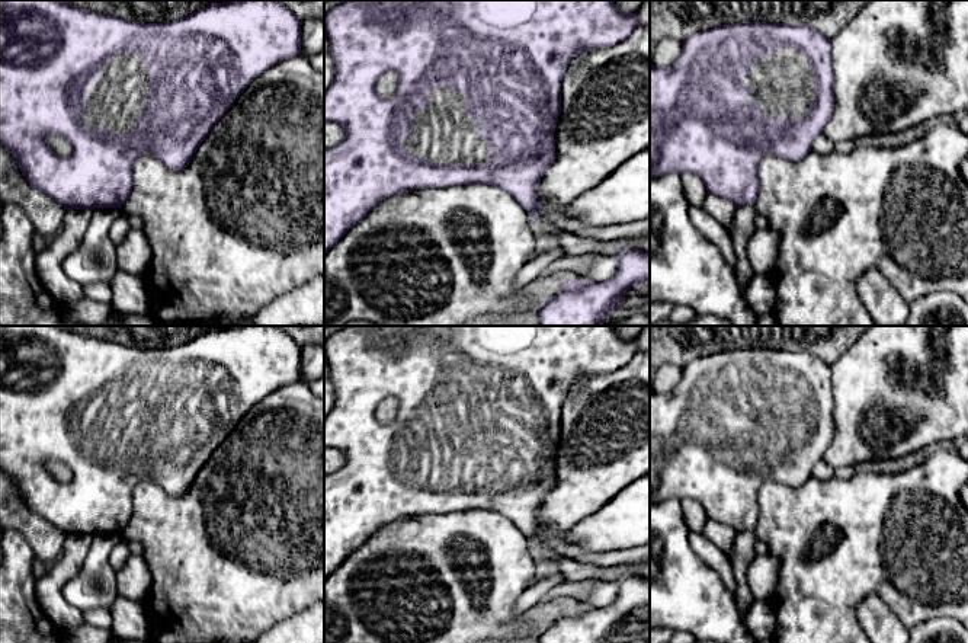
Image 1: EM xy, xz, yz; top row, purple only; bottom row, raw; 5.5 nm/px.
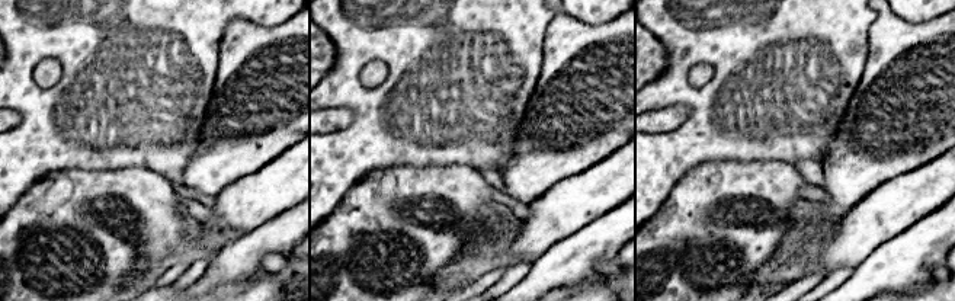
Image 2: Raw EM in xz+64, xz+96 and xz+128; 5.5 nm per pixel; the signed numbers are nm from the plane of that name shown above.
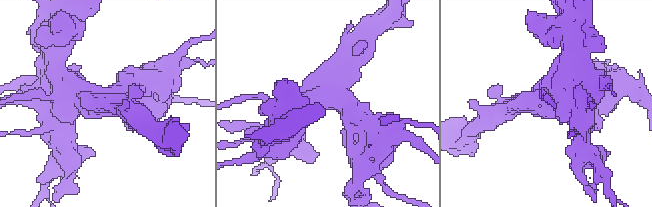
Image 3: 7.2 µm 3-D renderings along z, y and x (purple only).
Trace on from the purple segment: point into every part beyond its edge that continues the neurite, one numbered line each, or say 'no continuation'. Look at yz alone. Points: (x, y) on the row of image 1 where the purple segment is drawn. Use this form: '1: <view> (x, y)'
1: yz (781, 82)

